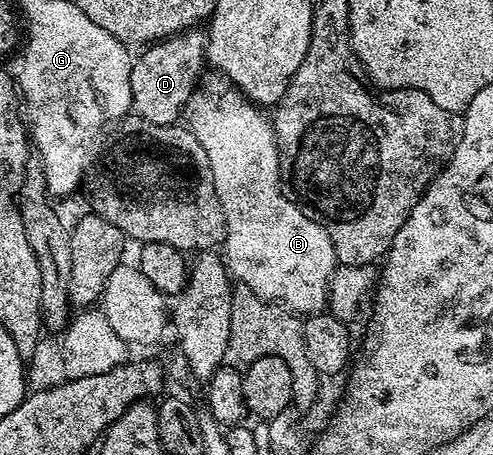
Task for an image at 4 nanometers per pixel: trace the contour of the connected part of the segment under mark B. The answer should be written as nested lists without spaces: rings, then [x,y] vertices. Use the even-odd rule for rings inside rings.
[[[215,78],[208,84],[205,82],[193,94],[186,123],[206,151],[210,173],[214,173],[212,184],[226,213],[228,232],[222,244],[222,258],[231,278],[258,293],[263,299],[271,299],[301,317],[323,312],[328,301],[328,286],[332,284],[332,275],[338,266],[334,245],[318,221],[310,221],[310,217],[306,217],[306,213],[302,213],[296,203],[291,203],[284,196],[273,120],[269,116],[267,119],[260,112],[263,110],[245,97],[243,90],[233,87],[230,80]]]

